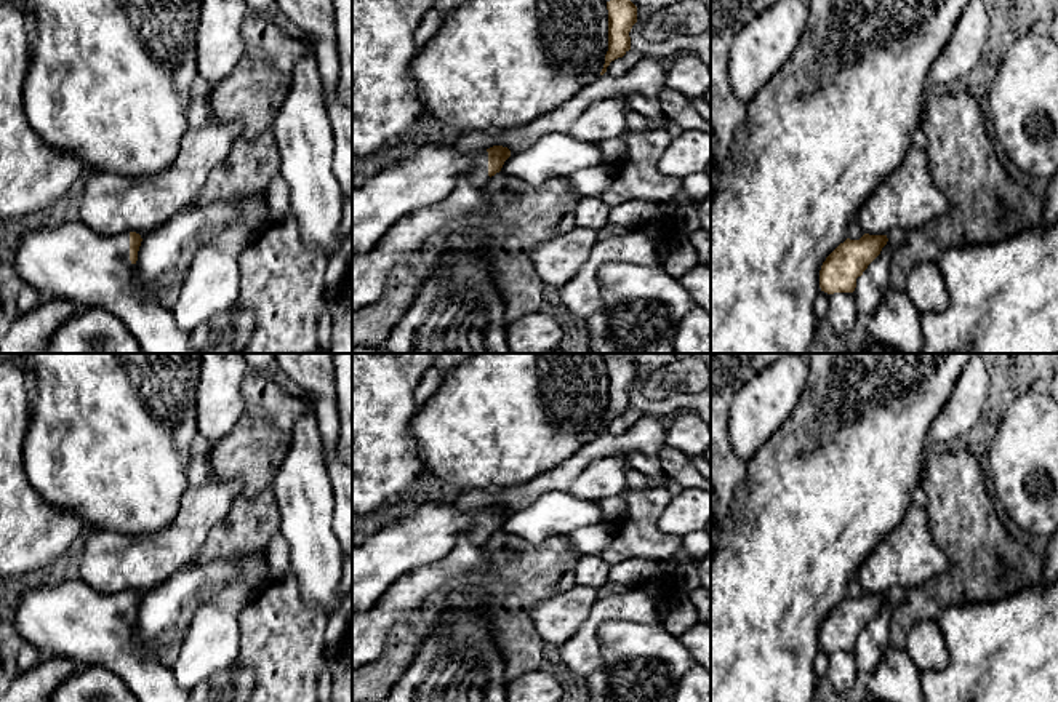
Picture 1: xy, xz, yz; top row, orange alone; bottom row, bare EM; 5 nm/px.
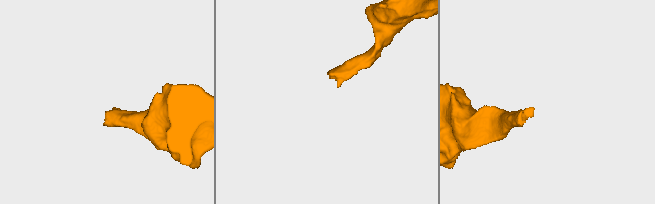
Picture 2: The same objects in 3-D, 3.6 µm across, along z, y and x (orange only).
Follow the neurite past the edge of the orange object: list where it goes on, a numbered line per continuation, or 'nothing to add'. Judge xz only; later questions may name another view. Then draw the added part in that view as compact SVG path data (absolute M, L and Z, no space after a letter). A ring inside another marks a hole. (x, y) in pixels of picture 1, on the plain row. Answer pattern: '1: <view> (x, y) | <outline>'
1: xz (421, 534) | M451 502L421 504L392 512L387 521L367 536L362 545L352 547L352 617L371 609L392 582L411 568L445 556L459 534L467 534L475 544L485 544L490 537L487 507L461 512Z

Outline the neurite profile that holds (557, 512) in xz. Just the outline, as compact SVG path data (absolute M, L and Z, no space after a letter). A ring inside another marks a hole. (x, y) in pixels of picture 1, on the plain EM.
M549 491L523 510L511 512L501 531L538 545L600 521L603 518L595 501L581 501L570 491Z

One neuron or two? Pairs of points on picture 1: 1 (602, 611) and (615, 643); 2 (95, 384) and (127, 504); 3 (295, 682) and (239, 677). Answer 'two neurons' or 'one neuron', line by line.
1: two neurons
2: one neuron
3: two neurons

